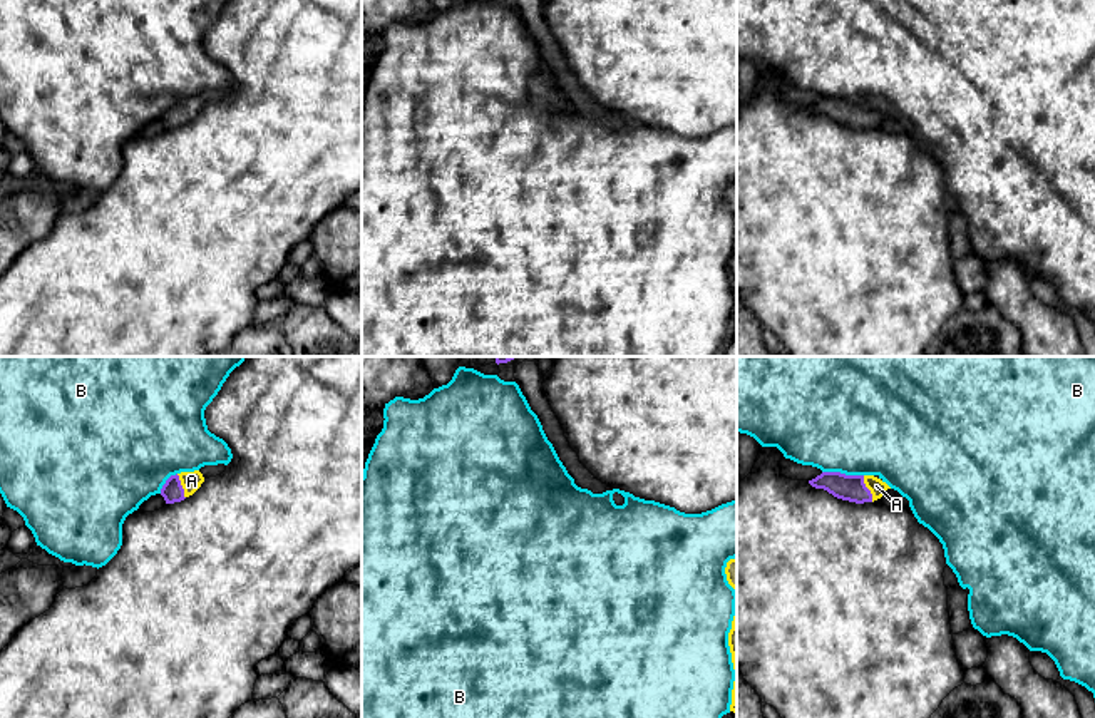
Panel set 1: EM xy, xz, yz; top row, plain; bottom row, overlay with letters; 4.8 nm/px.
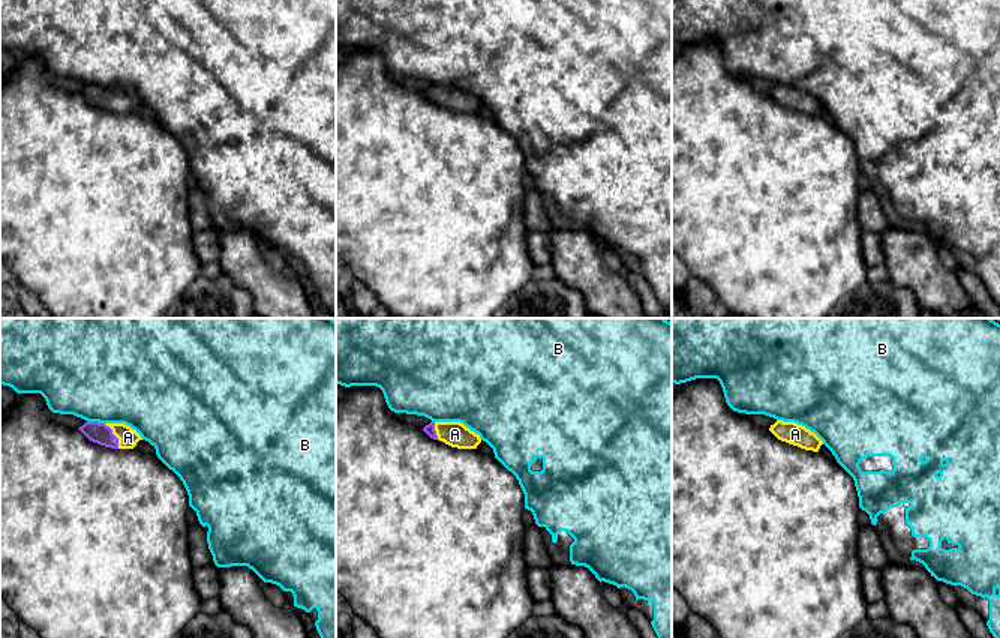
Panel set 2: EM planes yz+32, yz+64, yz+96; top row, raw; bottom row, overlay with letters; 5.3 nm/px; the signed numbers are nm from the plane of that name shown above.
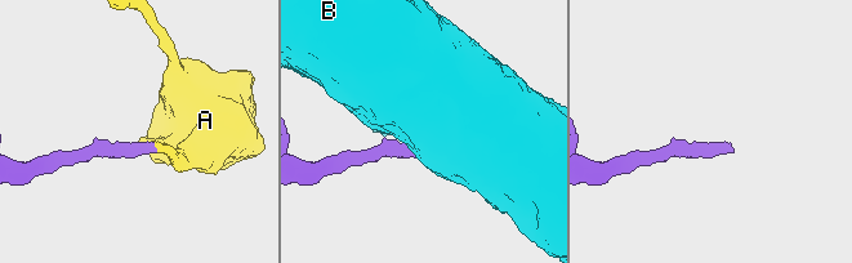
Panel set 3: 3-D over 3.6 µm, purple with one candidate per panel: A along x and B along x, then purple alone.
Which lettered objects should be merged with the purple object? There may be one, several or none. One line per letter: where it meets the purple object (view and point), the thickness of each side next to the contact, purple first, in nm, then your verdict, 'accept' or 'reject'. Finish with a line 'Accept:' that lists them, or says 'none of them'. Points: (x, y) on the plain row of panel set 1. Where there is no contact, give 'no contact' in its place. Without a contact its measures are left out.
A: yz (868, 114) | 130/80 nm | accept
B: yz (843, 99) | 130/480 nm | reject
Accept: A

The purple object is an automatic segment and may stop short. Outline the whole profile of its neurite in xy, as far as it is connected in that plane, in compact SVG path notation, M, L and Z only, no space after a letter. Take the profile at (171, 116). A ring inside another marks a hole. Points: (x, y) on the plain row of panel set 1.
M199 95L181 97L171 100L166 105L166 109L161 114L161 121L164 122L166 129L181 127L186 122L193 121L201 112L203 107L204 102Z

